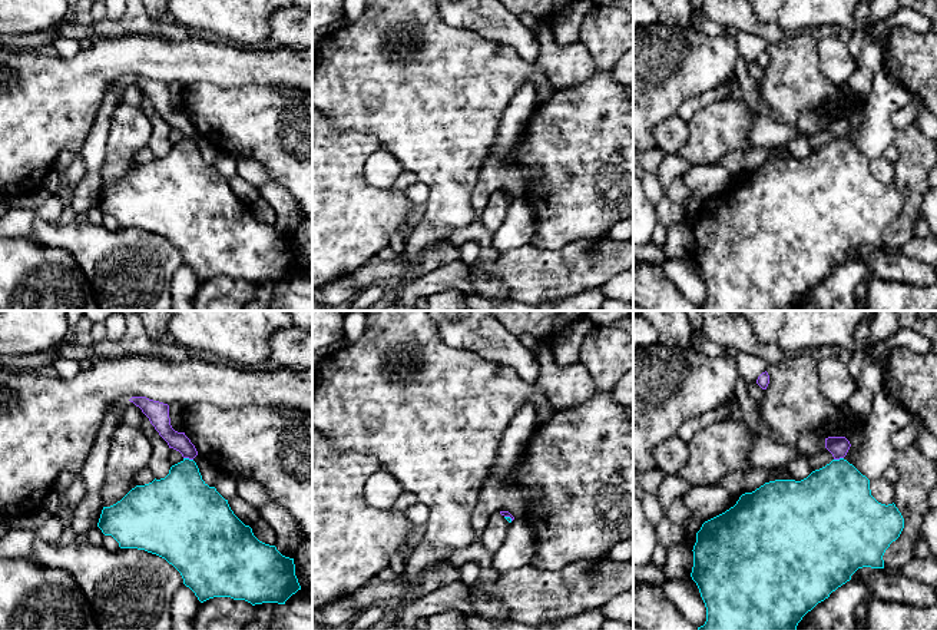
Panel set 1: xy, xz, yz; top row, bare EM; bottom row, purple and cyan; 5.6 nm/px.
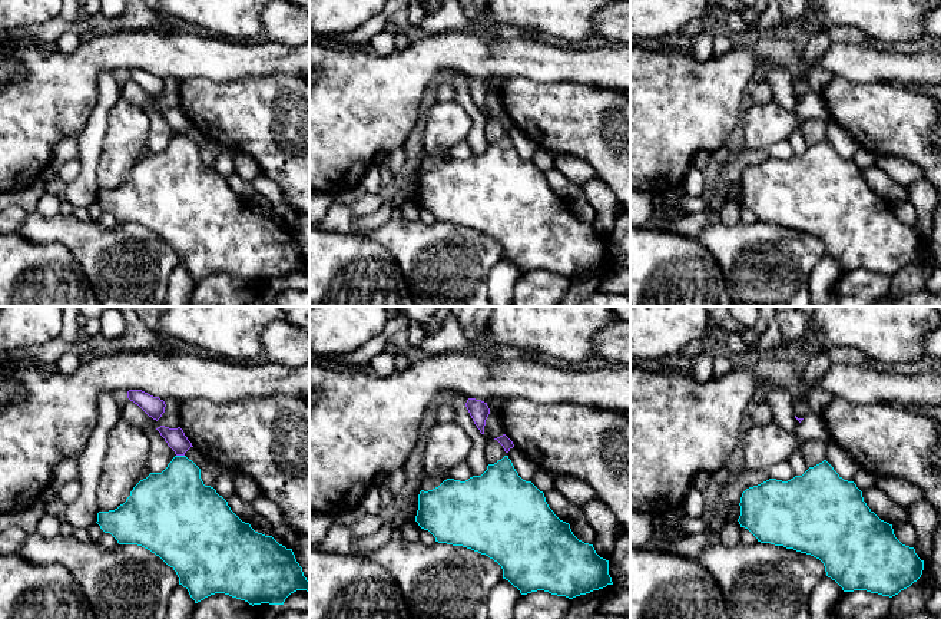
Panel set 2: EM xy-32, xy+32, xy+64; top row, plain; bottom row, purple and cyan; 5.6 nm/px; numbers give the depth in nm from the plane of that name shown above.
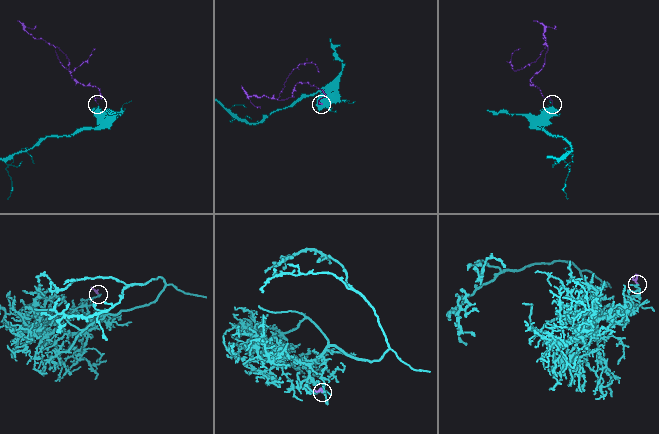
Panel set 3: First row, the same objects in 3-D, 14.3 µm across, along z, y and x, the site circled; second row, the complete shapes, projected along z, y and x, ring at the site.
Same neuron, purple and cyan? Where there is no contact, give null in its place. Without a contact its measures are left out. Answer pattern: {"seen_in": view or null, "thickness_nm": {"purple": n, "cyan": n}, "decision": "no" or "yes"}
{"seen_in": "xy", "thickness_nm": {"purple": 100, "cyan": 320}, "decision": "no"}

